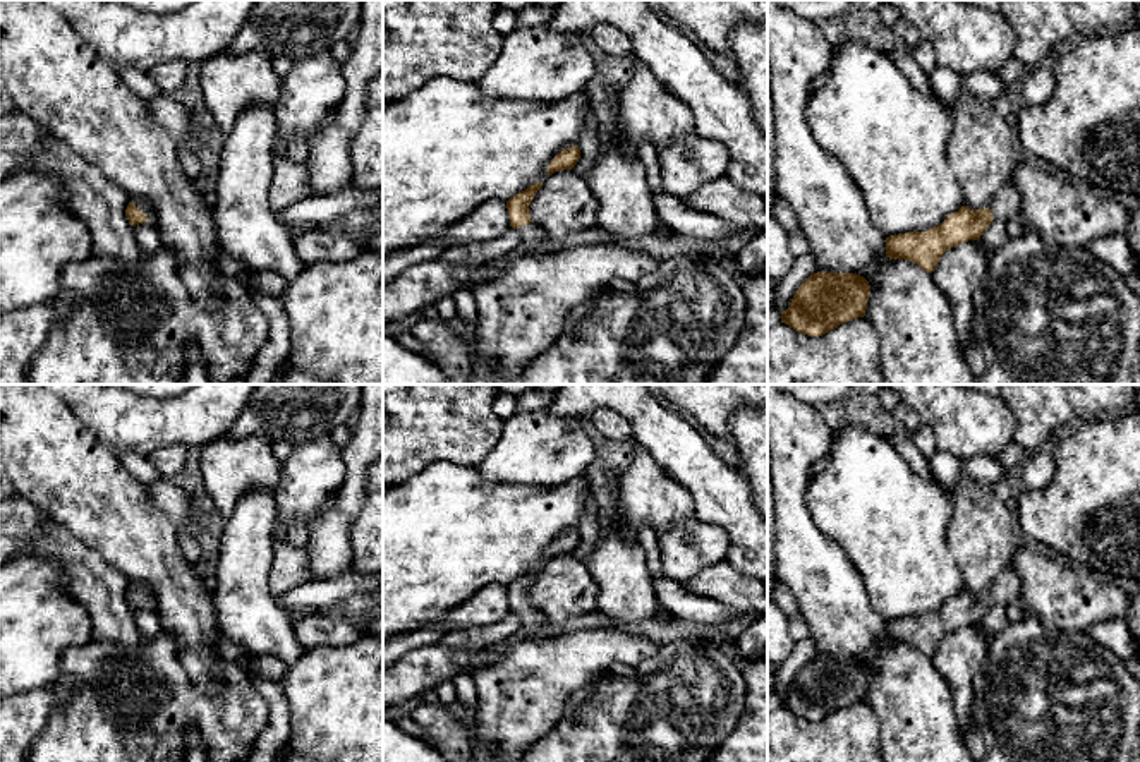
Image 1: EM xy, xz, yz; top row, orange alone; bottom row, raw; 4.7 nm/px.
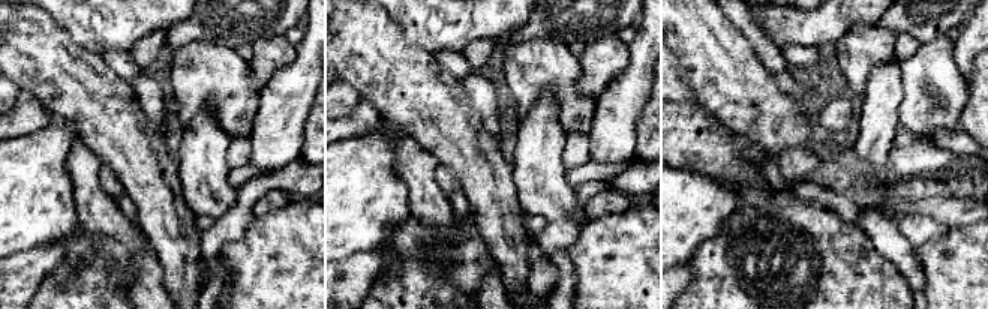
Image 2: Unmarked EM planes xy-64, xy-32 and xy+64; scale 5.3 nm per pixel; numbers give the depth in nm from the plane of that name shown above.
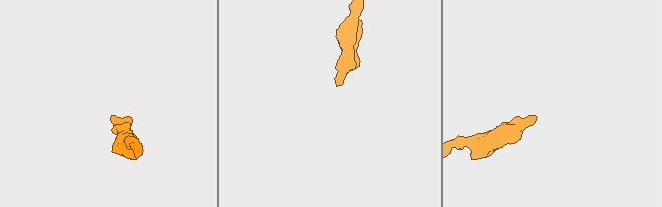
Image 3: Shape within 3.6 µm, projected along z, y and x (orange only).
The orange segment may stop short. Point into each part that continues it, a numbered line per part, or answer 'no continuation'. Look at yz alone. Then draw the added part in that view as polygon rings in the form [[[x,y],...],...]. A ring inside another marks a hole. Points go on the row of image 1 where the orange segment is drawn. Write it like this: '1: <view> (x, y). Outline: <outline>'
1: yz (1006, 203). Outline: [[[1006,182],[989,204],[994,218],[1016,218],[1022,213],[1022,196],[1015,184]]]

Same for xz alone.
1: xz (534, 239). Outline: [[[534,221],[518,228],[520,232],[520,249],[518,252],[527,252],[534,256],[553,254],[556,252],[558,240],[553,239],[543,227]]]

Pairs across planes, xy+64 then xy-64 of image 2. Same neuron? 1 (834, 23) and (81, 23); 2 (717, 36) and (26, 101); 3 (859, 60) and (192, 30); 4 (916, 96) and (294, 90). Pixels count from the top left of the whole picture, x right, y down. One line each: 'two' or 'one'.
1: one
2: two
3: two
4: two

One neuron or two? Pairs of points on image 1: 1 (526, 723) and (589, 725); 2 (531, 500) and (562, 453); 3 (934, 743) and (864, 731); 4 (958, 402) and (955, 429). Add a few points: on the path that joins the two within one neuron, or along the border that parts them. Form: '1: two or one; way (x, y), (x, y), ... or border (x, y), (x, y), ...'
1: two; border (563, 718), (531, 743)
2: two; border (579, 476), (557, 484), (500, 483)
3: two; border (864, 701), (876, 716), (881, 743)
4: one; way (958, 409), (958, 423)

